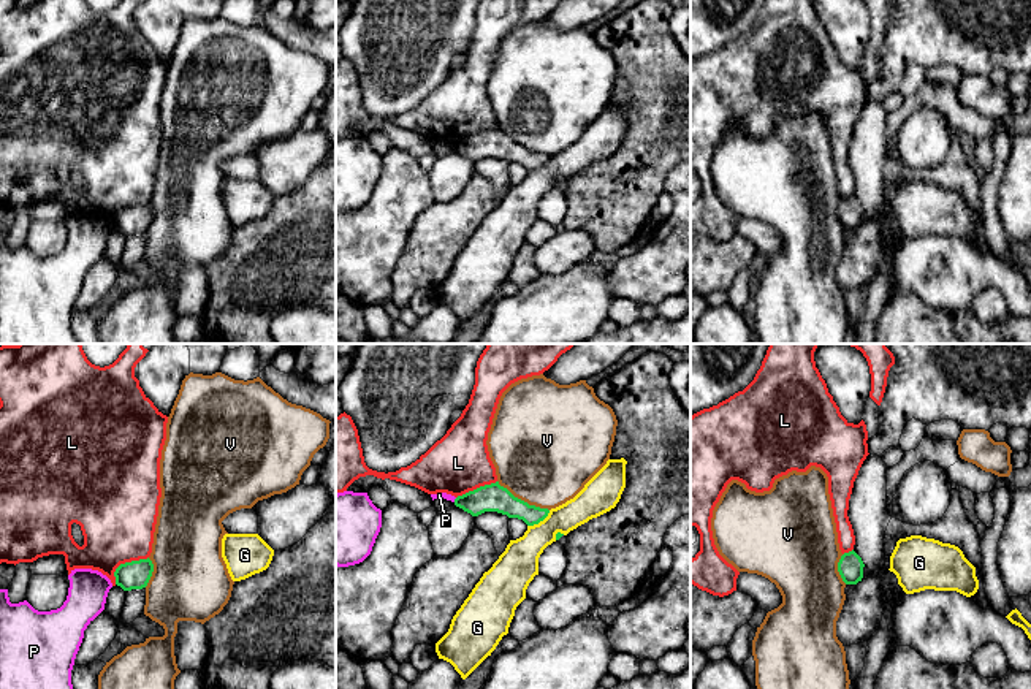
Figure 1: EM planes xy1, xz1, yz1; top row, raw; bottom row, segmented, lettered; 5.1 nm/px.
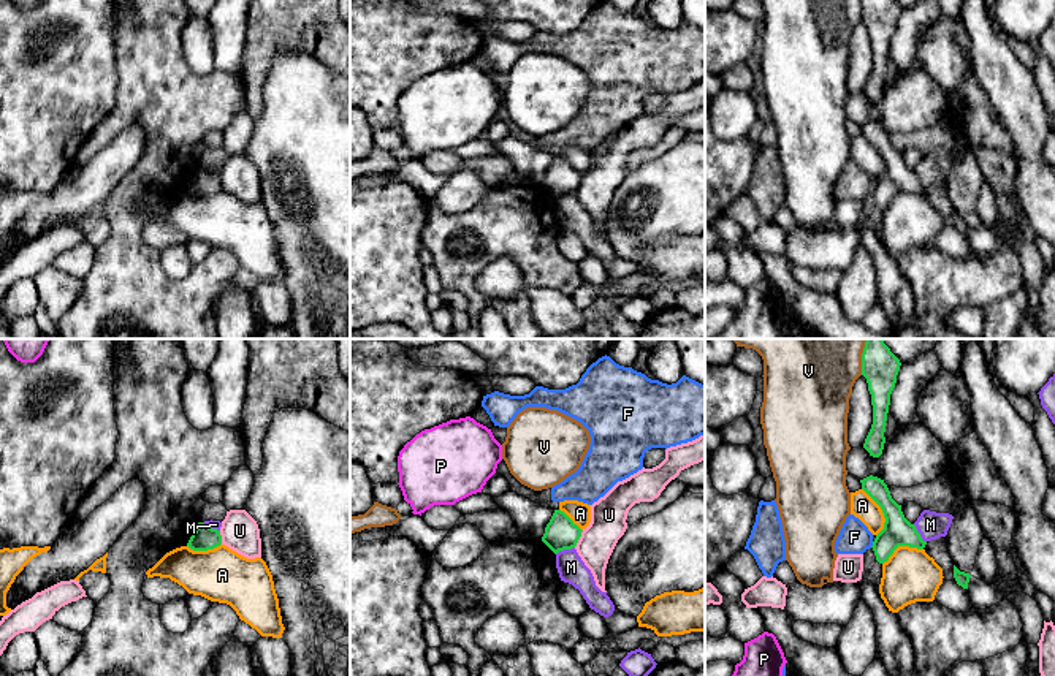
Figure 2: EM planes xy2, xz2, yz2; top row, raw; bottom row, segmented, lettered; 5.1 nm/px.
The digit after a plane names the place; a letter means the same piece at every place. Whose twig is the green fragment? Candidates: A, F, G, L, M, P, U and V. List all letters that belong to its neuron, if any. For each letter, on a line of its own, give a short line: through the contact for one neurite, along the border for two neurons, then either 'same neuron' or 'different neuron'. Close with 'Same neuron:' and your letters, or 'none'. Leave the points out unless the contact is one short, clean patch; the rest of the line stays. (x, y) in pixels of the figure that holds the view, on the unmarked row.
A: different neuron
F: different neuron
G: line xz1 (550, 156), (542, 165), (528, 171); different neuron
L: line xy1 (148, 201), (122, 208), (114, 217), (114, 228); different neuron
M: line yz2 (913, 170), (925, 187); different neuron
P: line xz1 (456, 143), (453, 146); different neuron
U: different neuron
V: line xz1 (498, 125), (515, 141), (548, 156); different neuron
Same neuron: none

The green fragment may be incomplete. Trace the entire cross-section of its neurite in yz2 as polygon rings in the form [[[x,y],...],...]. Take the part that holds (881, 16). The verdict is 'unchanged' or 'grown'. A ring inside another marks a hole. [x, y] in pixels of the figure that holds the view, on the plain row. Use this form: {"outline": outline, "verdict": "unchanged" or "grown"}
{"outline": [[[862,0],[862,21],[866,24],[873,51],[873,70],[863,93],[873,103],[879,103],[886,89],[886,66],[890,40],[897,28],[900,5],[895,0]]], "verdict": "unchanged"}

